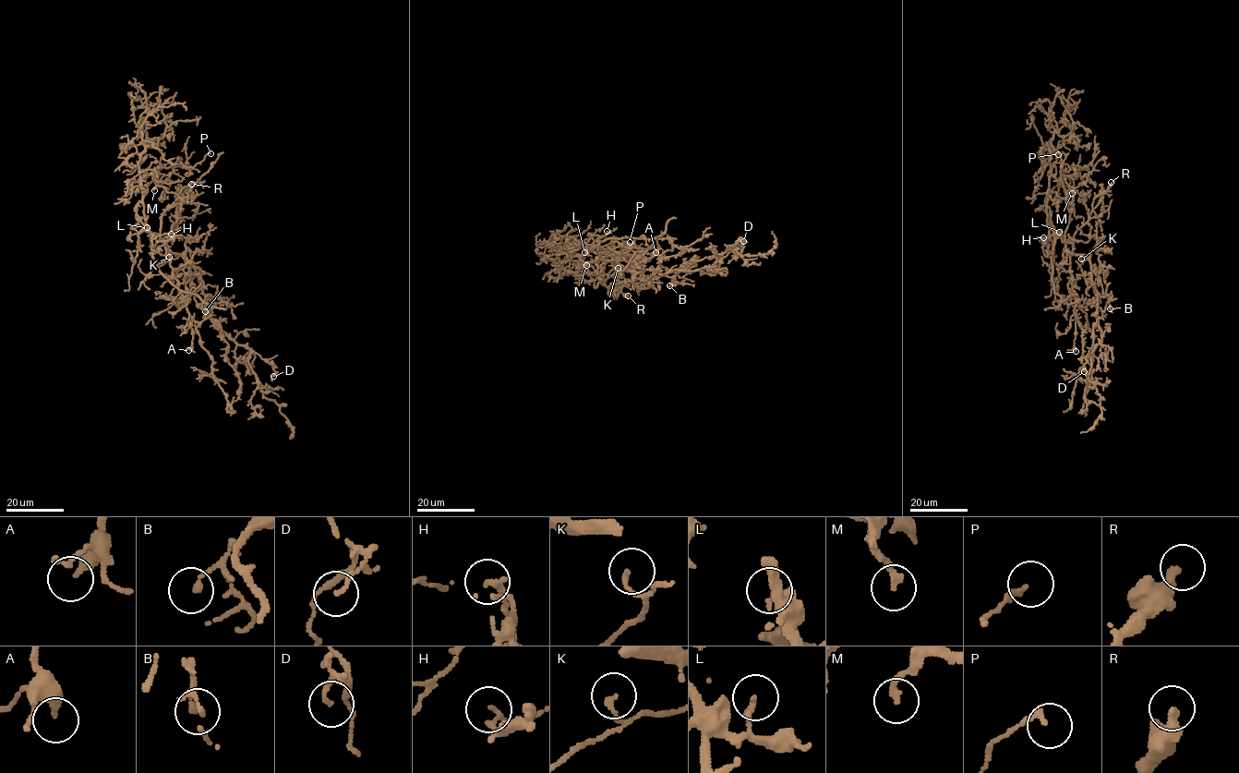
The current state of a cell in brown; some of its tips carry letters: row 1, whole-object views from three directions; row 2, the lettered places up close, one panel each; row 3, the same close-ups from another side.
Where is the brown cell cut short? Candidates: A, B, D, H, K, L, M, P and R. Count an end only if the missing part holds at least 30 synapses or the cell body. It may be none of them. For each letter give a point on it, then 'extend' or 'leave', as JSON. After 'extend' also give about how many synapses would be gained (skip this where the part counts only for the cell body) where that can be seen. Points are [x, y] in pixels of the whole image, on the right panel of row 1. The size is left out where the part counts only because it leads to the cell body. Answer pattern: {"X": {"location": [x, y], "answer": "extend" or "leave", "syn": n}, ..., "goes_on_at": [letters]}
{"A": {"location": [1076, 351], "answer": "leave"}, "B": {"location": [1110, 308], "answer": "leave"}, "D": {"location": [1084, 371], "answer": "leave"}, "H": {"location": [1043, 237], "answer": "leave"}, "K": {"location": [1081, 259], "answer": "leave"}, "L": {"location": [1059, 232], "answer": "leave"}, "M": {"location": [1072, 193], "answer": "leave"}, "P": {"location": [1058, 154], "answer": "leave"}, "R": {"location": [1111, 182], "answer": "leave"}, "goes_on_at": []}

